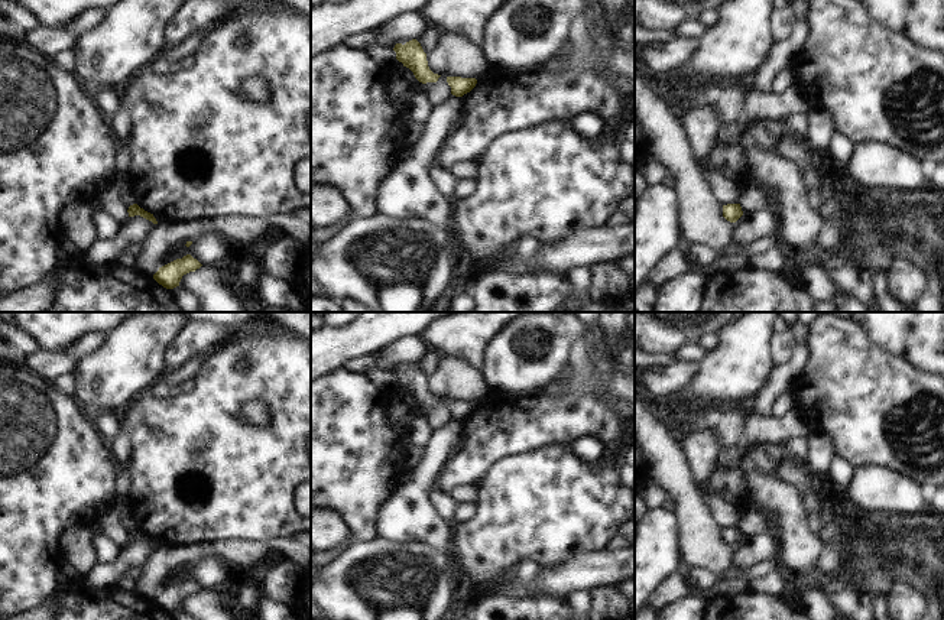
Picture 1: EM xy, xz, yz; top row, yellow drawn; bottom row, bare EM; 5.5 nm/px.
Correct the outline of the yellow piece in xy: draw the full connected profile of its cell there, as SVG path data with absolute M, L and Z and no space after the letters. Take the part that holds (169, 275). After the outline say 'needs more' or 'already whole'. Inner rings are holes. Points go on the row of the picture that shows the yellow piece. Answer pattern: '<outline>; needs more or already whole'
M191 254L176 259L162 267L153 275L153 279L166 289L173 289L179 286L184 275L195 272L202 264L194 259Z; already whole

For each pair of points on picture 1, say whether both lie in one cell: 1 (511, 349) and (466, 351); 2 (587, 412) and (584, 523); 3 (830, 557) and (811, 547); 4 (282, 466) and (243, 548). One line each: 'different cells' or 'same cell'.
1: different cells
2: different cells
3: different cells
4: different cells

